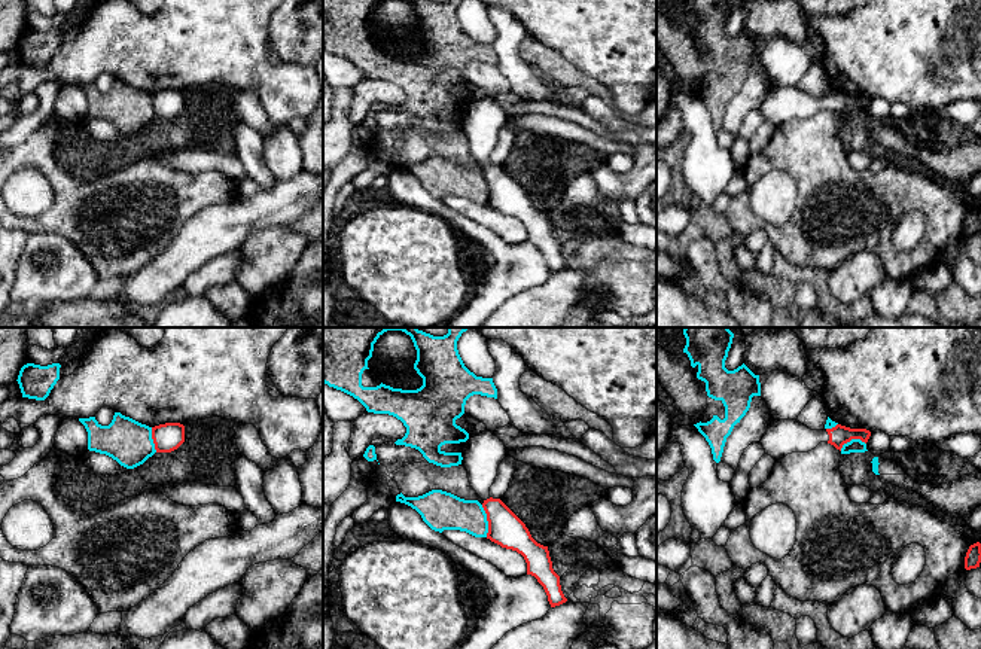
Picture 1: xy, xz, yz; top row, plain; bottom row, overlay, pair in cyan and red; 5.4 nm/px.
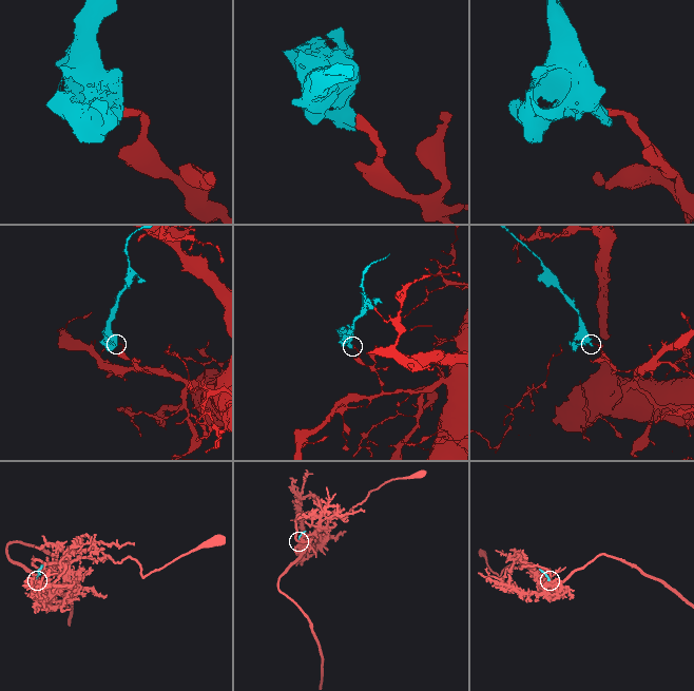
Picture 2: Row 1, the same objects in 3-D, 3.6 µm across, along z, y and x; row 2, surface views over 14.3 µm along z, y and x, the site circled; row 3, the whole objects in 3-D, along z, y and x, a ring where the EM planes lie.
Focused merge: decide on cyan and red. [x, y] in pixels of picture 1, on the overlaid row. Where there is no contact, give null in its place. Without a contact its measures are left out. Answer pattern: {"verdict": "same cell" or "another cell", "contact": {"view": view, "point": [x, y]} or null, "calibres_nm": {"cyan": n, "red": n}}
{"verdict": "another cell", "contact": {"view": "xz", "point": [487, 521]}, "calibres_nm": {"cyan": 200, "red": 190}}

